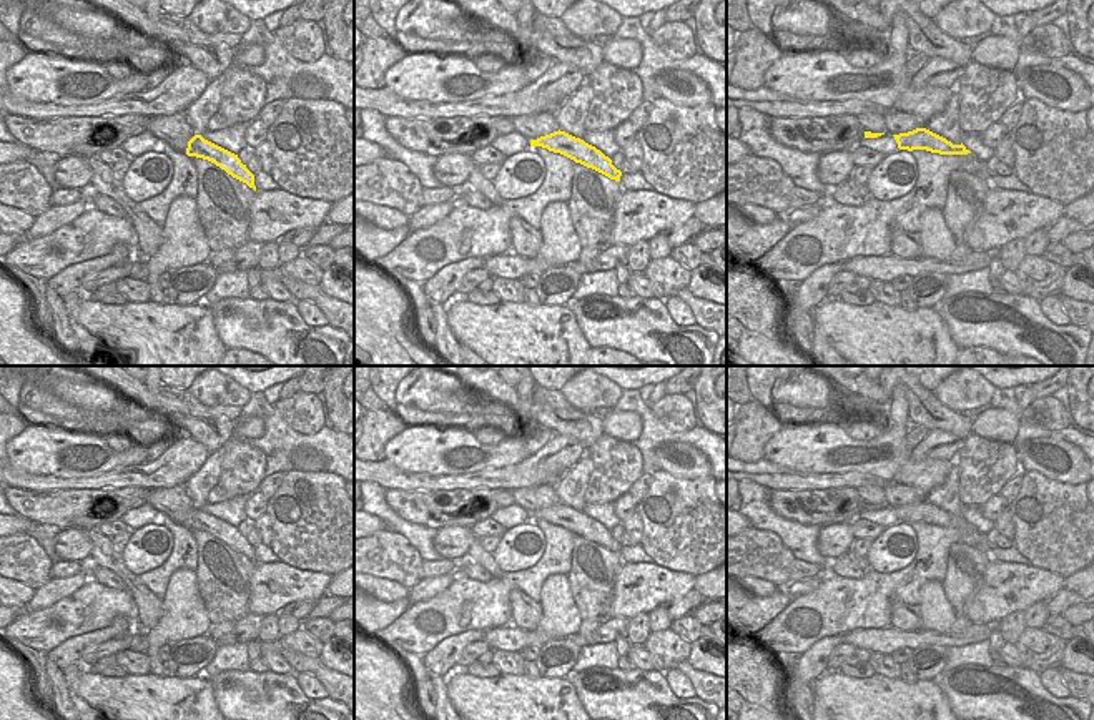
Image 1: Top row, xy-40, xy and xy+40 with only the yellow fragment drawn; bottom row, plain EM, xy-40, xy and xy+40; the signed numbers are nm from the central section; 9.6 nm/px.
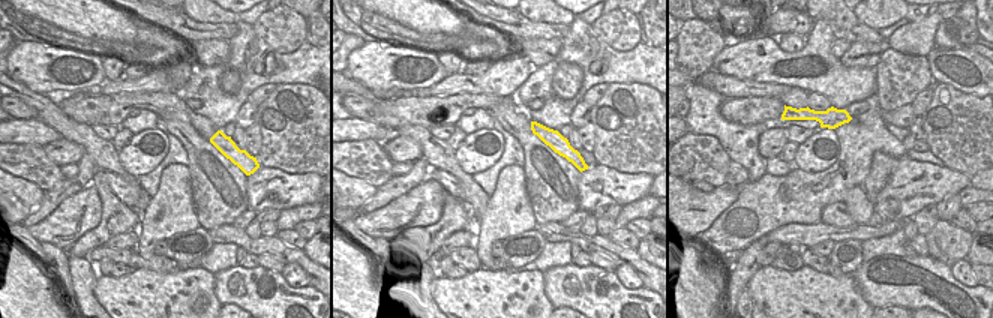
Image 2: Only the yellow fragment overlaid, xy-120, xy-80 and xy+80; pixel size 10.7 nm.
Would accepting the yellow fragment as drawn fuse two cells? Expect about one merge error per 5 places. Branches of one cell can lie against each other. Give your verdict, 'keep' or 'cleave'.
keep

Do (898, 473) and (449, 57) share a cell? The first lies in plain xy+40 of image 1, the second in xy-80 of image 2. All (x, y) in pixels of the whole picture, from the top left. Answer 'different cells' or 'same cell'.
different cells

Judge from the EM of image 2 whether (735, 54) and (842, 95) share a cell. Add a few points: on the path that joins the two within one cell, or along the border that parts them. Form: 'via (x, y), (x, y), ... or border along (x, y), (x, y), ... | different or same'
via (762, 66), (779, 78), (815, 80) | same

